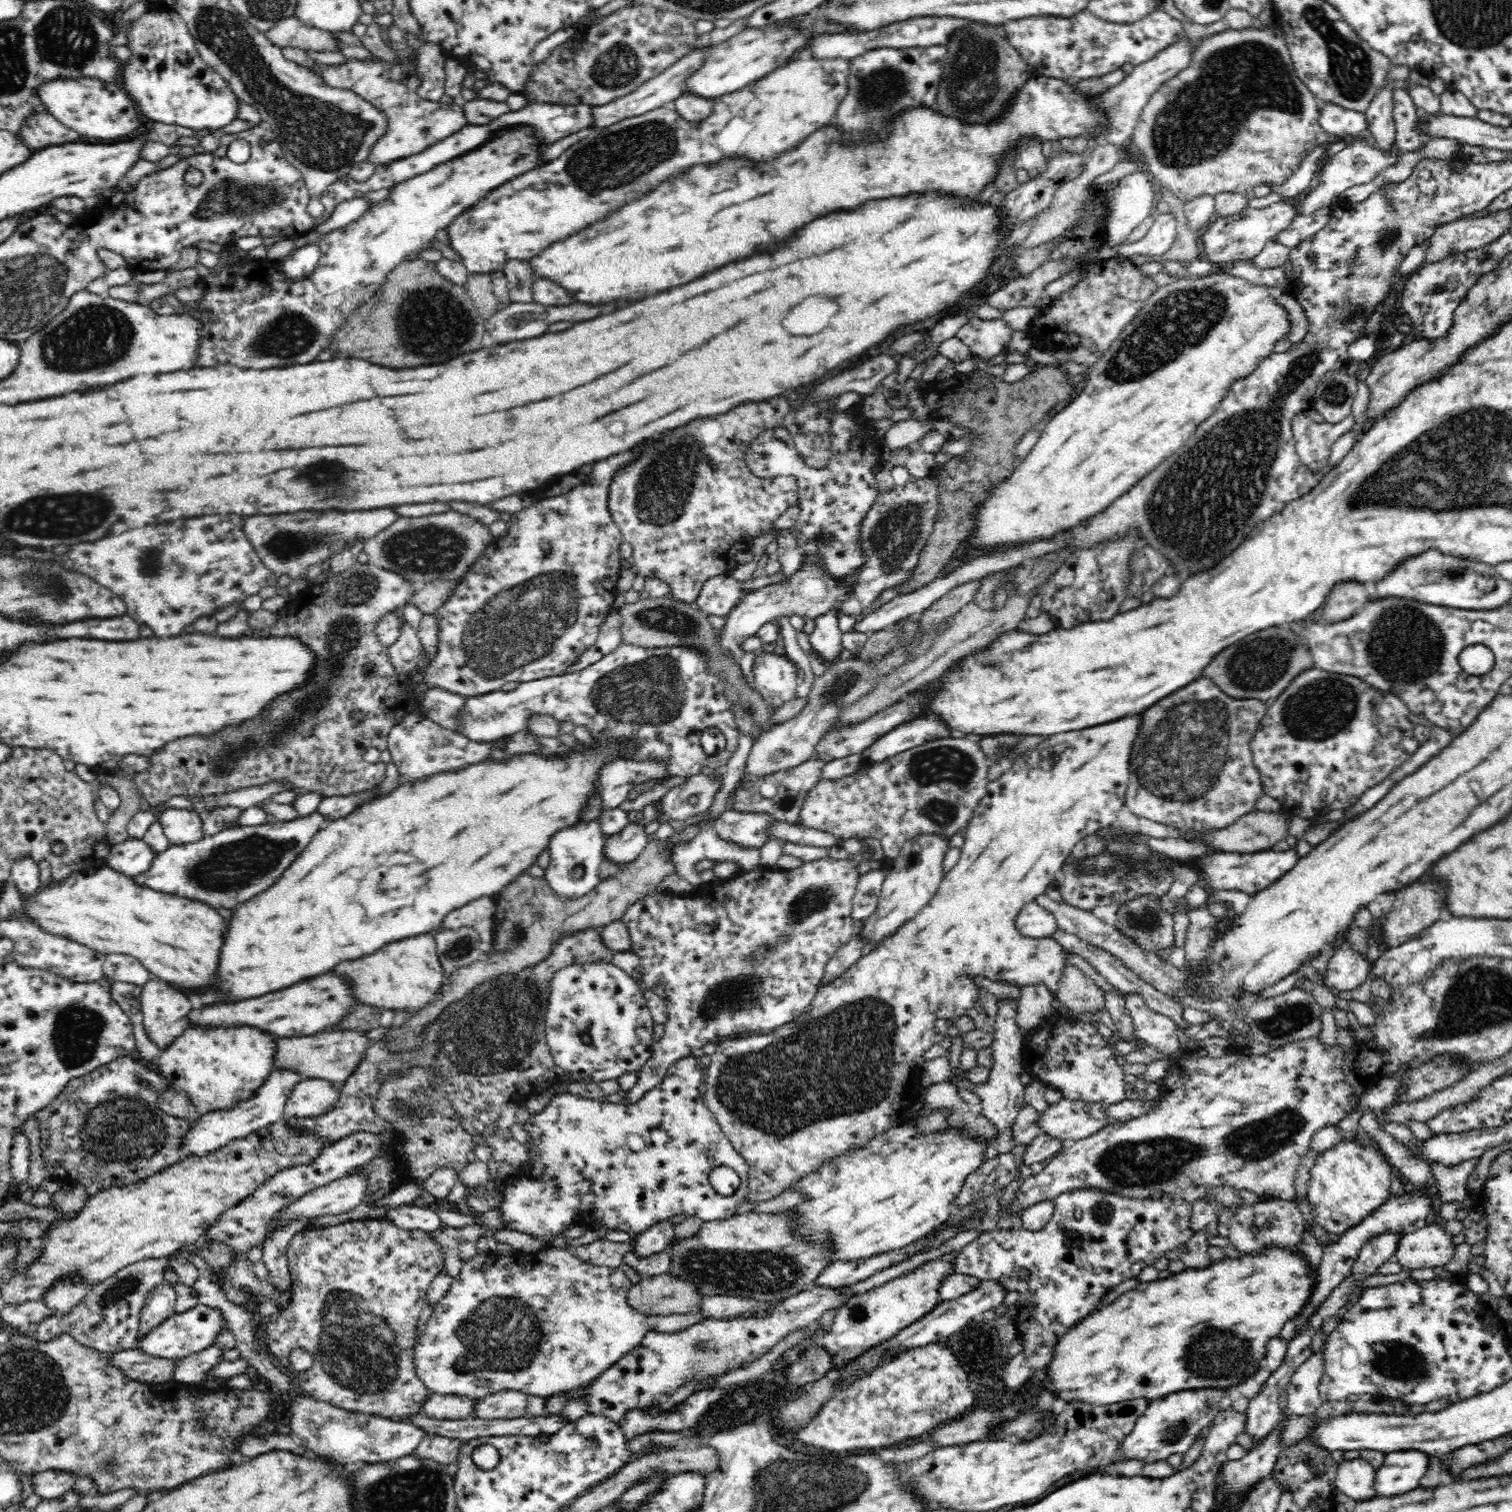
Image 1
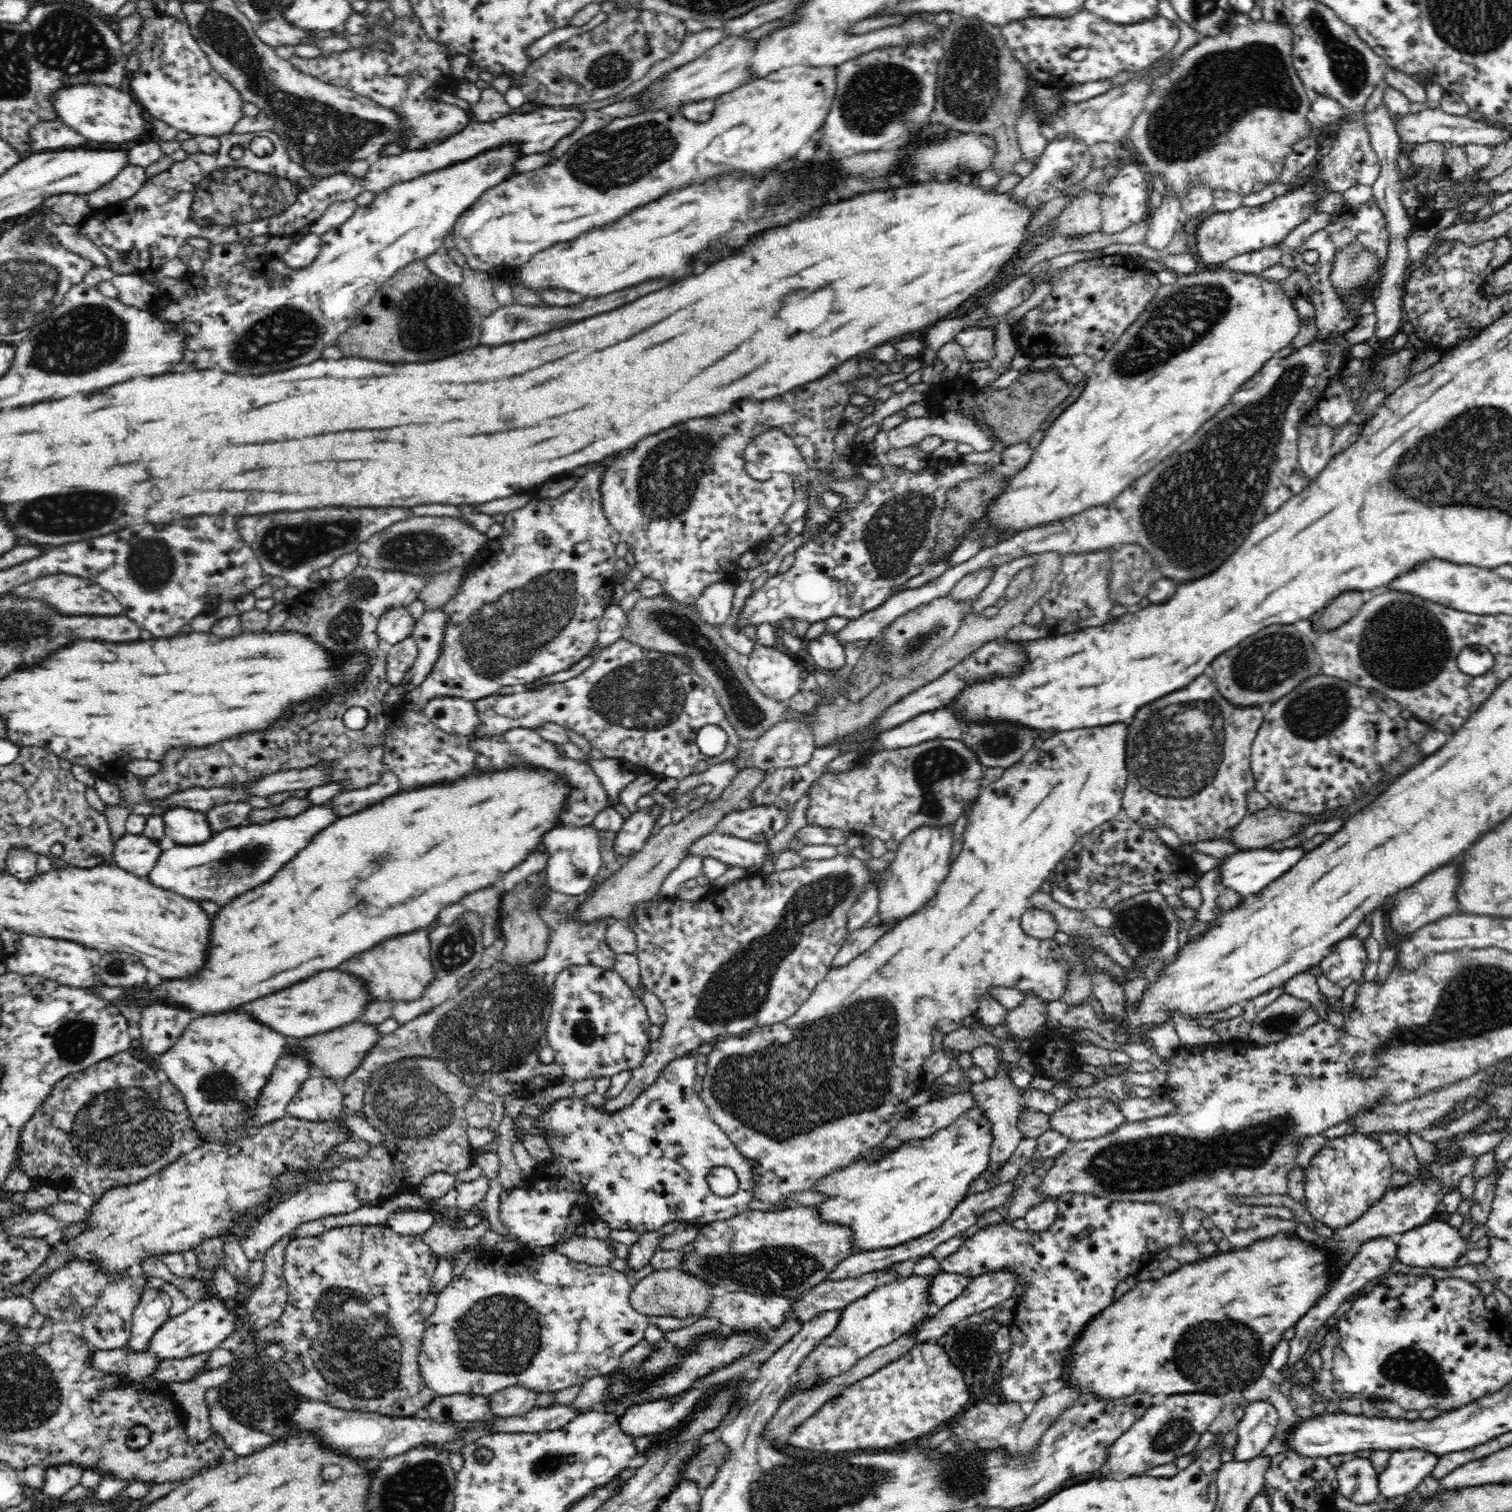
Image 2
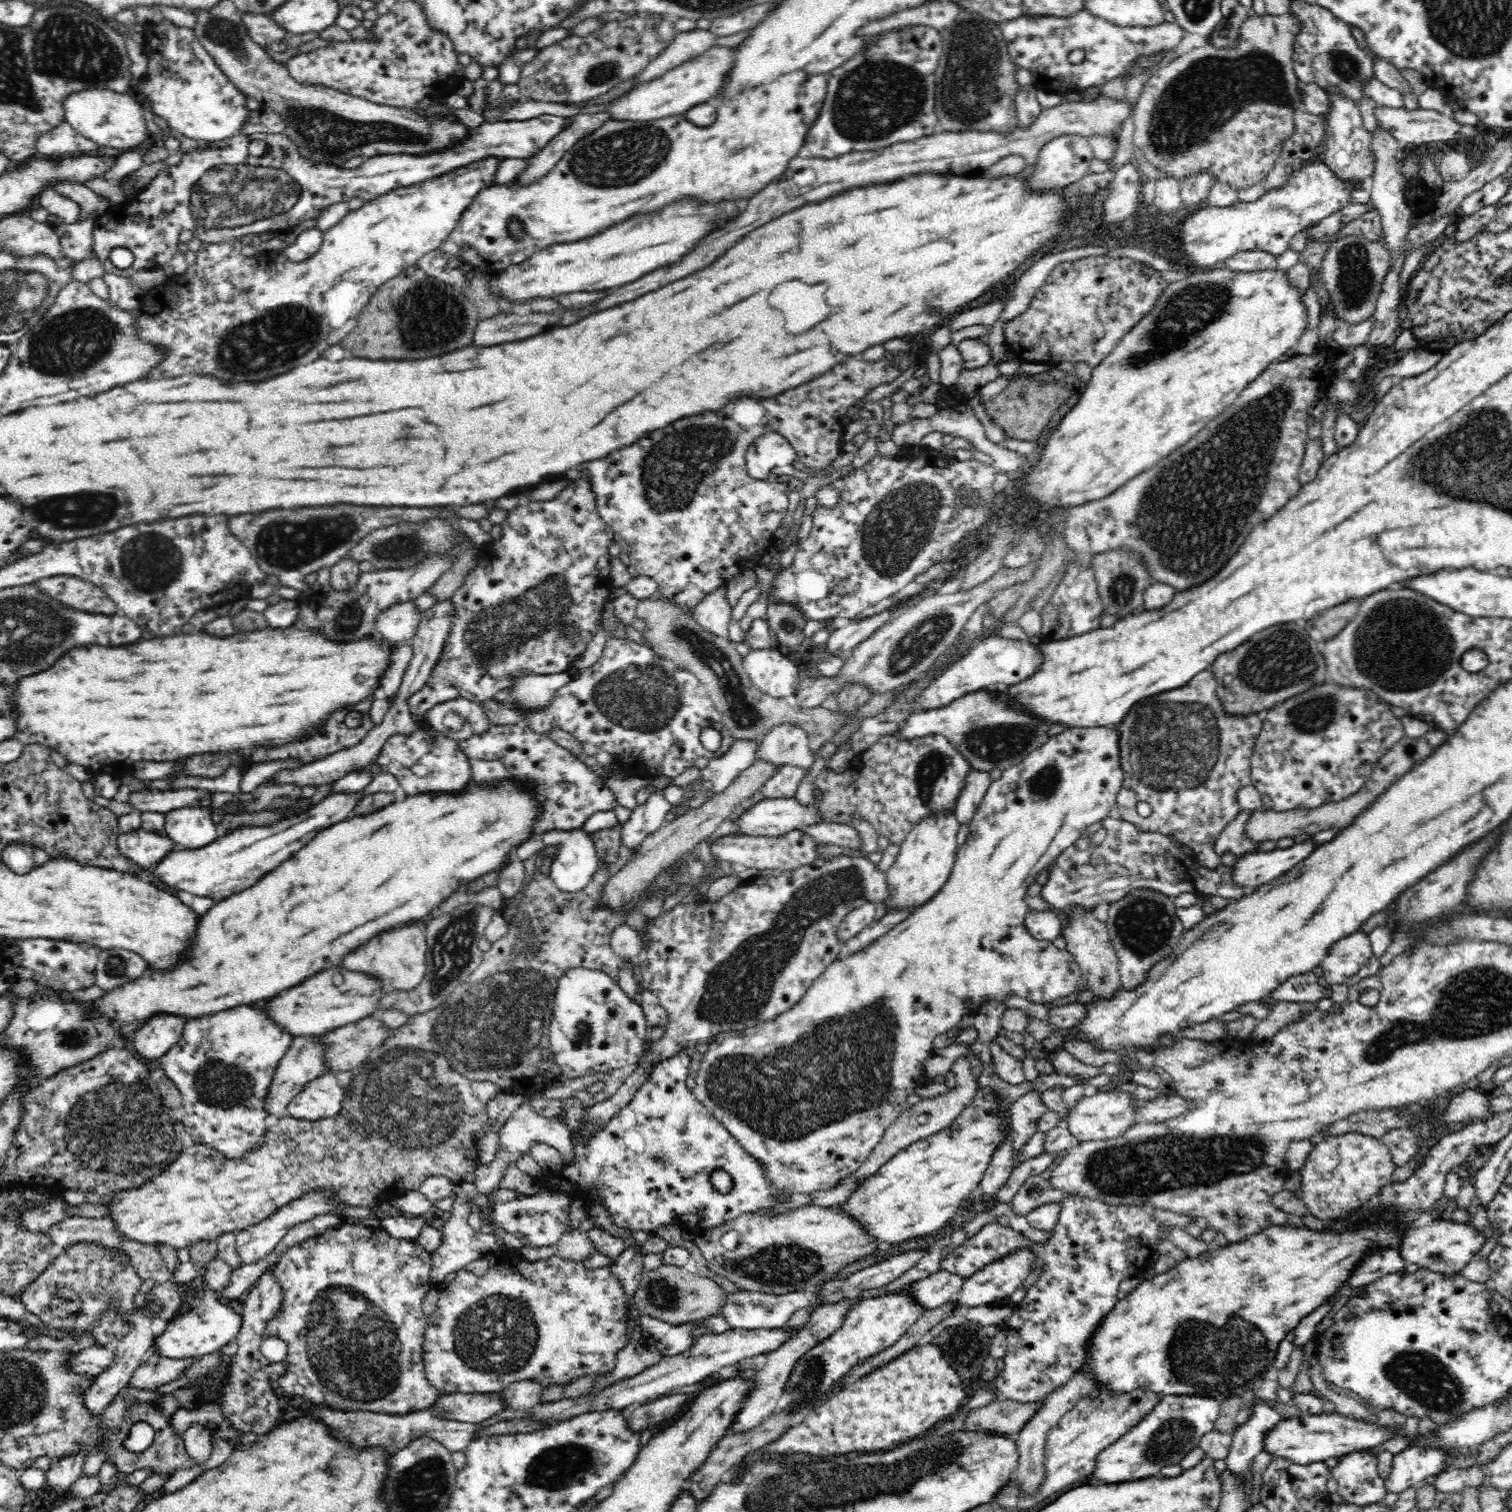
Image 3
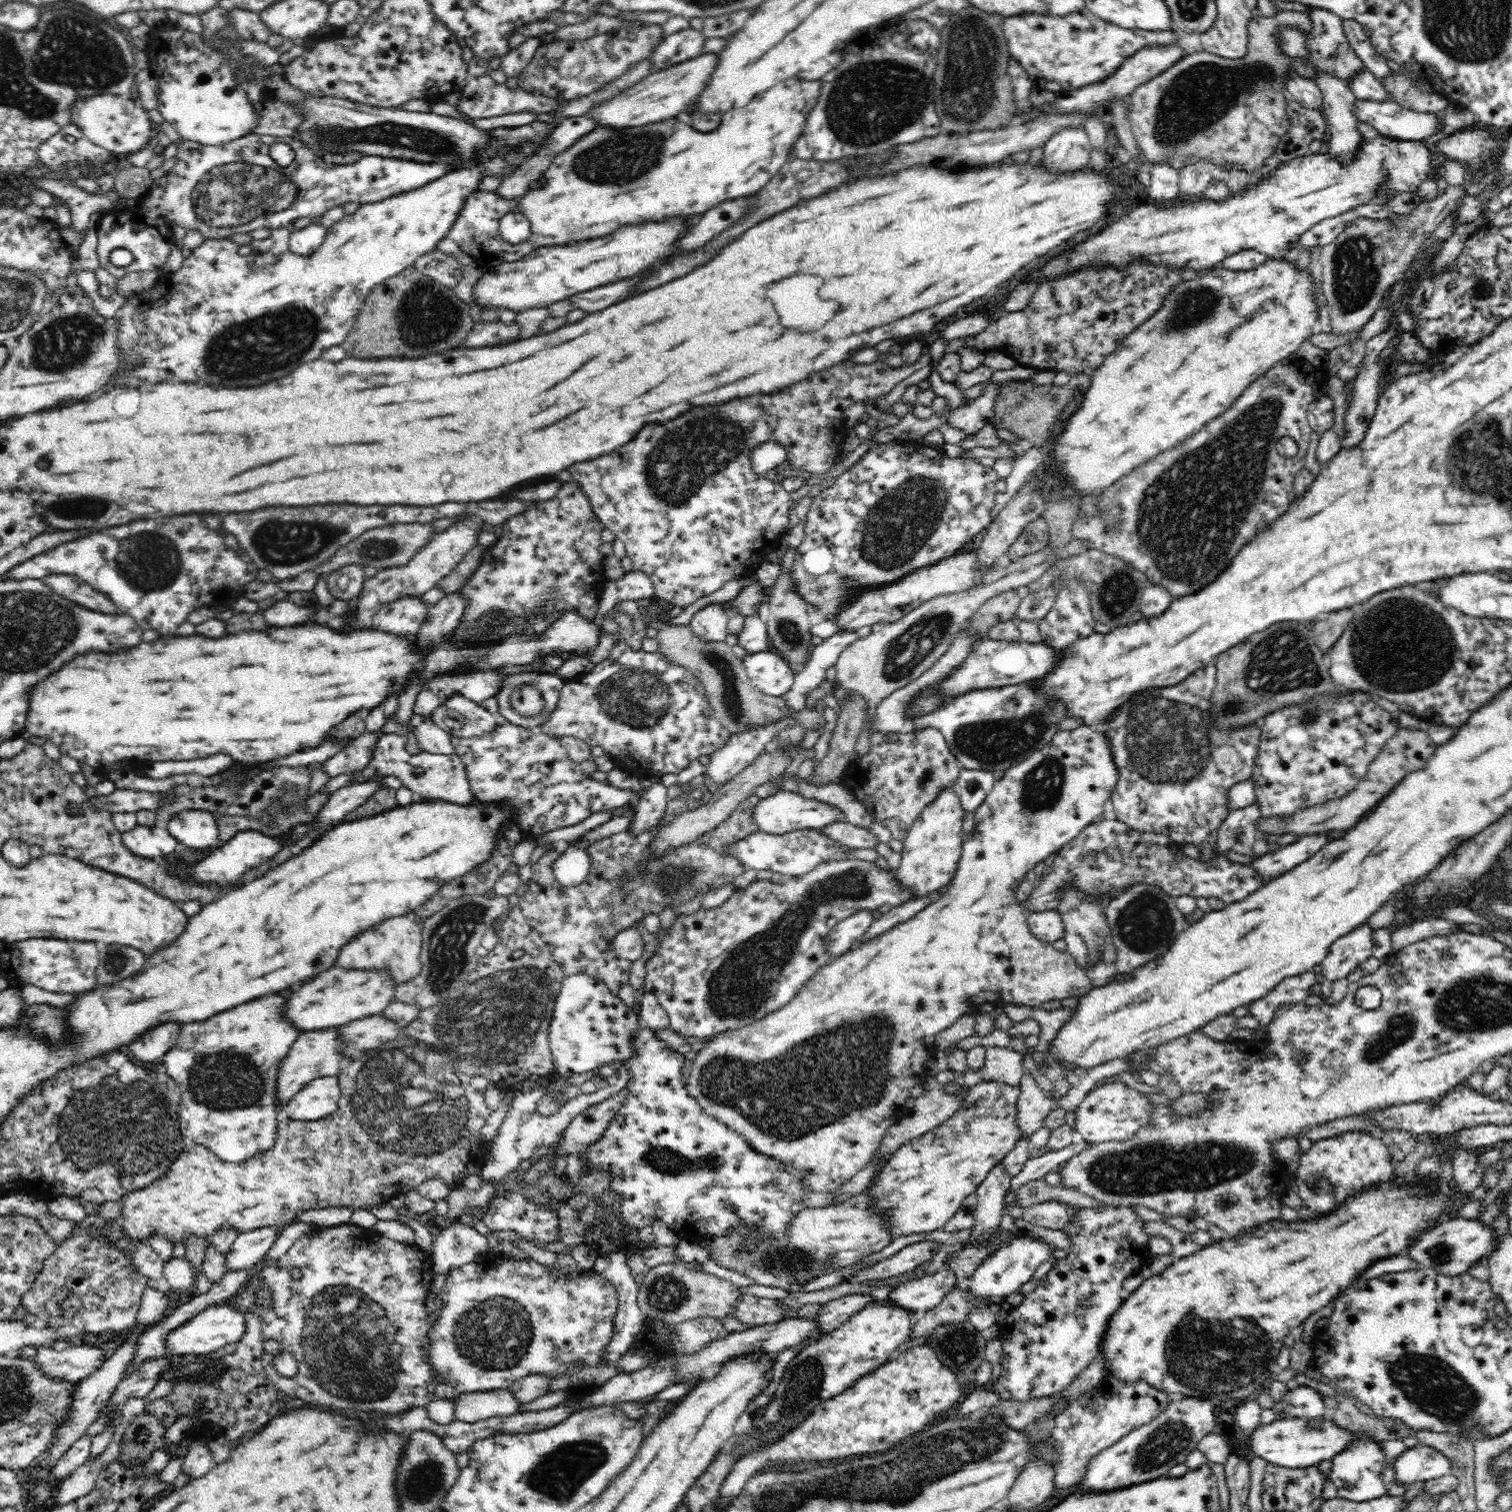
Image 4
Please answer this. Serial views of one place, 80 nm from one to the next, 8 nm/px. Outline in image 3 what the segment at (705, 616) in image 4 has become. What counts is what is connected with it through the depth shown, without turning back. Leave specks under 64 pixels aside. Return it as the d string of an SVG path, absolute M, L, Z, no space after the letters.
M724 587L707 594L695 607L693 619L709 634L728 639L732 607L726 601Z

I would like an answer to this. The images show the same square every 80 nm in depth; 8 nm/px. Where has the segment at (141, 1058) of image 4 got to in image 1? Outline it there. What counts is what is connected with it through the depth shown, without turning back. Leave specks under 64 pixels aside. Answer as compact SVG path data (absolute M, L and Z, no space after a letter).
M147 982L141 990L141 1009L143 1014L142 1024L146 1036L158 1049L163 1051L168 1048L178 1038L178 1035L184 1034L186 1028L190 1027L188 1014L192 1012L192 1002L180 994L178 990L172 990L170 985L162 982Z

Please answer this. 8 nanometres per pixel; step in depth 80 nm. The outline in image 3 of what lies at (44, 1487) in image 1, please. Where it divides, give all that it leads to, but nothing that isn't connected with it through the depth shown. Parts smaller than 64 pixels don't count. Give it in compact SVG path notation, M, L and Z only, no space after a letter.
M80 1448L80 1450L72 1452L72 1454L66 1454L60 1459L54 1459L50 1468L45 1472L46 1489L54 1488L54 1490L62 1490L62 1492L67 1491L70 1484L76 1482L78 1476L83 1473L86 1455L87 1453L83 1451L83 1448Z

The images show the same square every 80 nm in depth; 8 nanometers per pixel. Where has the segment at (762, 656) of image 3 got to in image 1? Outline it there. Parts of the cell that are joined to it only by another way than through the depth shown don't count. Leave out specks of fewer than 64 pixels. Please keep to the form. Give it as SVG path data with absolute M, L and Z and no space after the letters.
M756 652L752 666L755 688L772 707L782 707L795 696L800 673L783 654Z

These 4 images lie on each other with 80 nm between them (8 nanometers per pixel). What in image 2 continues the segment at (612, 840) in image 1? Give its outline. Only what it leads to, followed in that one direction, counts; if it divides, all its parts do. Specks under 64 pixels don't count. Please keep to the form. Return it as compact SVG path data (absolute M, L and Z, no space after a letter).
M654 802L651 806L638 808L636 812L628 815L615 838L615 851L620 856L629 858L640 850L651 835L651 830L656 828L664 805L666 804Z

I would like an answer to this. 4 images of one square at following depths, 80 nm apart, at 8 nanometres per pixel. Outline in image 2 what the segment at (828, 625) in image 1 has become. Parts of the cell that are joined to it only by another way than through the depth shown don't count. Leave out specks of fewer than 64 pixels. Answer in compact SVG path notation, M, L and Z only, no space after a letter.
M826 634L817 640L810 641L809 651L817 669L833 675L846 665L844 648L834 635Z

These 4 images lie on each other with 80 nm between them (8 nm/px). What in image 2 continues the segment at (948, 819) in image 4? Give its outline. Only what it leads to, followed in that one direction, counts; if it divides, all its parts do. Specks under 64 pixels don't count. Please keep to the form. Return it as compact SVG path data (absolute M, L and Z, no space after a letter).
M922 826L912 830L899 844L892 864L881 872L879 888L879 915L883 922L905 919L922 909L927 902L936 896L940 885L948 876L952 859L952 846L955 843L955 832L949 826Z

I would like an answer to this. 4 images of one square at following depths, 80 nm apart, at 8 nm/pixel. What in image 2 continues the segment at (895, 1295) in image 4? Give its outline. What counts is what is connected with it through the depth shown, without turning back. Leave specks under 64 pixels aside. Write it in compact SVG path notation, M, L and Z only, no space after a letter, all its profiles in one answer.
M940 1271L930 1278L928 1299L933 1310L952 1302L966 1288L970 1277Z

